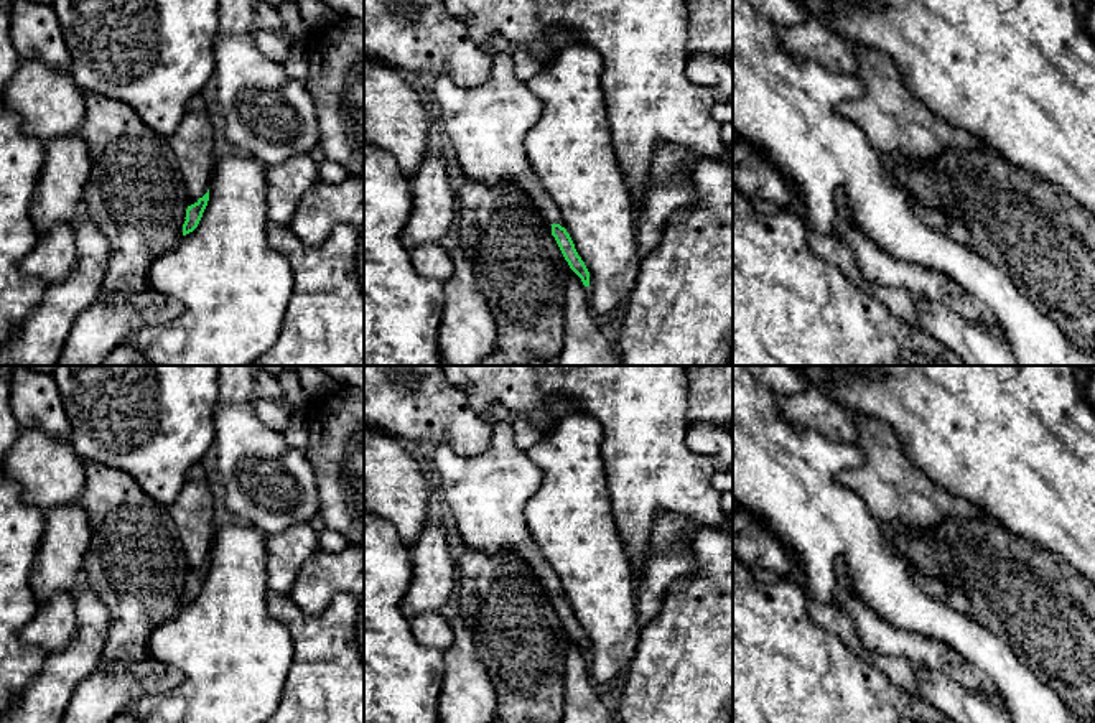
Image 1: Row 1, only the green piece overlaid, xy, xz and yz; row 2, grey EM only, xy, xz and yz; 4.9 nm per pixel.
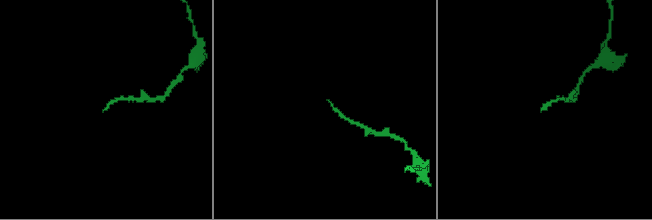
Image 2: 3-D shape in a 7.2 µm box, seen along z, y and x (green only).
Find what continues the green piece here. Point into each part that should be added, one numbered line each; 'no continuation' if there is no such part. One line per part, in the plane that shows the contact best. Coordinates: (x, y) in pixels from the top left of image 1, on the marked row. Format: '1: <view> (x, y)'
1: xz (486, 124)

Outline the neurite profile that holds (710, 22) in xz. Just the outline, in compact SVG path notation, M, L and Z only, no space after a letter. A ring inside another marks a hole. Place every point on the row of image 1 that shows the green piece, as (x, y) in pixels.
M687 0L687 54L715 54L733 66L733 0Z

